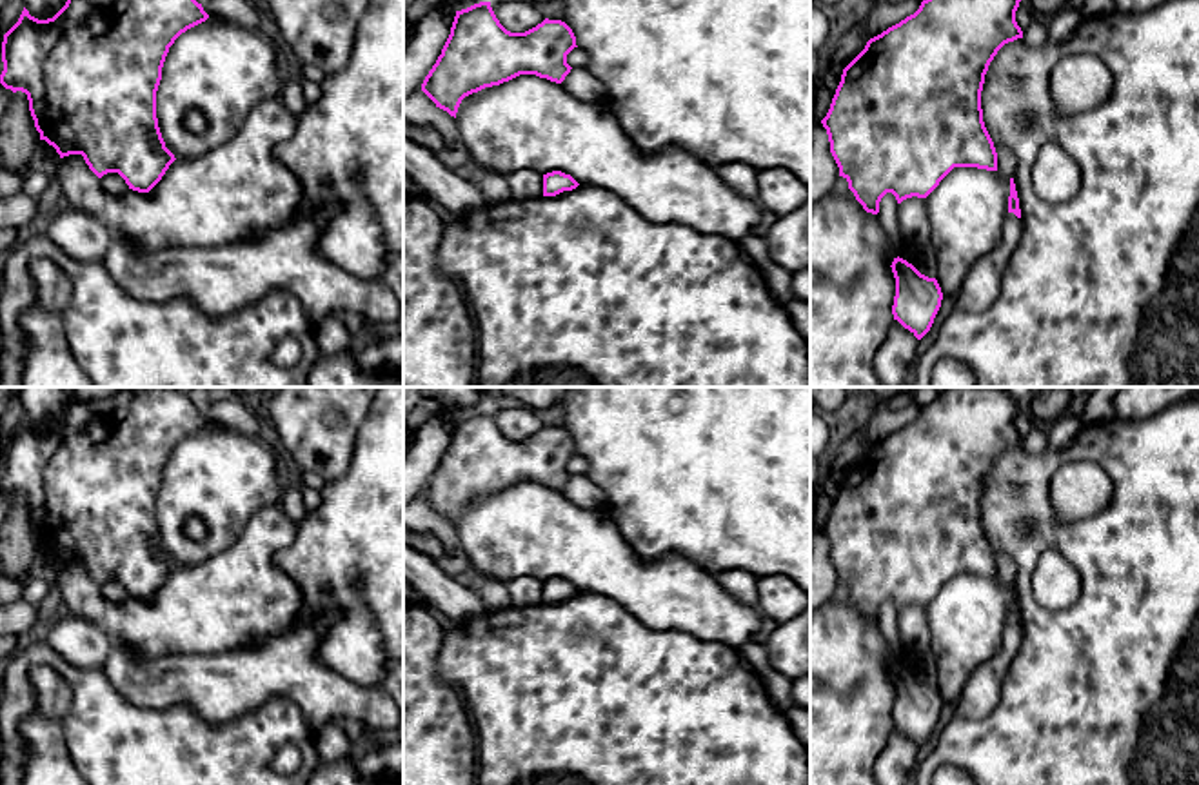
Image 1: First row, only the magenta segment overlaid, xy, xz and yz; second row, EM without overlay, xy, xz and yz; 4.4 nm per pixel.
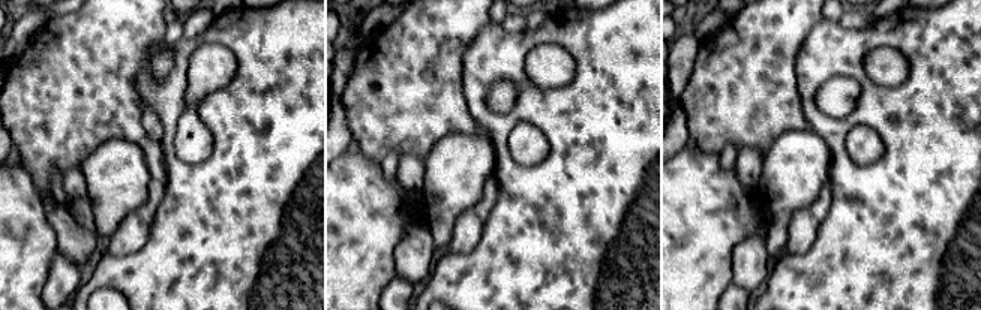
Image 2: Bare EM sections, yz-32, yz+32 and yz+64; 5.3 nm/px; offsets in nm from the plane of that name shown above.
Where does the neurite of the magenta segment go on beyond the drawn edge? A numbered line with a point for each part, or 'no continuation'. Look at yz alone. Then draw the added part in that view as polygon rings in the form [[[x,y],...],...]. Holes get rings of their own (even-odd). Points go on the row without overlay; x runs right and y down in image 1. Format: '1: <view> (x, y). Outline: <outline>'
1: yz (981, 693). Outline: [[[1006,620],[999,652],[979,665],[966,680],[956,701],[961,718],[985,718],[999,703],[1006,672],[1021,649],[1021,625]]]

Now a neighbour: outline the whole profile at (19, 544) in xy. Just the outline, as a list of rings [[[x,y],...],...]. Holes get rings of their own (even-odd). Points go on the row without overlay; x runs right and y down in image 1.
[[[16,498],[0,523],[0,574],[24,585],[38,549],[27,502]]]

